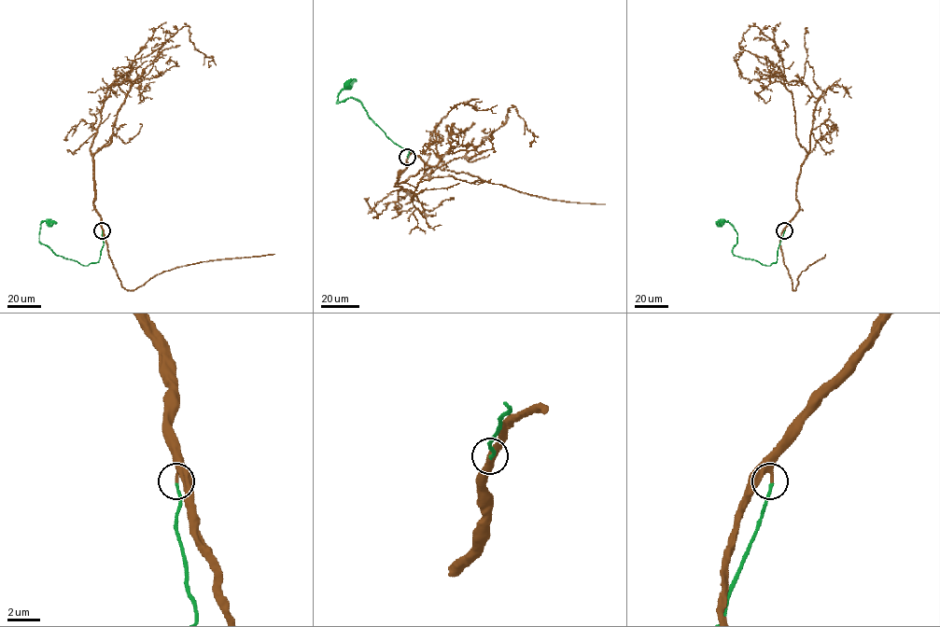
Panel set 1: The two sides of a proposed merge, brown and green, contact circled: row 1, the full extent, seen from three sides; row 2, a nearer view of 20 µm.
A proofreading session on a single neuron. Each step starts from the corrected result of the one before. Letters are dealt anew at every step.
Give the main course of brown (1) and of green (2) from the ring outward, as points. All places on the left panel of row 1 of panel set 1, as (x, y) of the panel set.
1: (102, 229), (93, 156), (110, 141), (132, 62), (189, 25), (195, 48), (213, 57), (210, 65)
2: (102, 230), (104, 244), (99, 261), (83, 265), (56, 255), (39, 241), (40, 224), (50, 223)

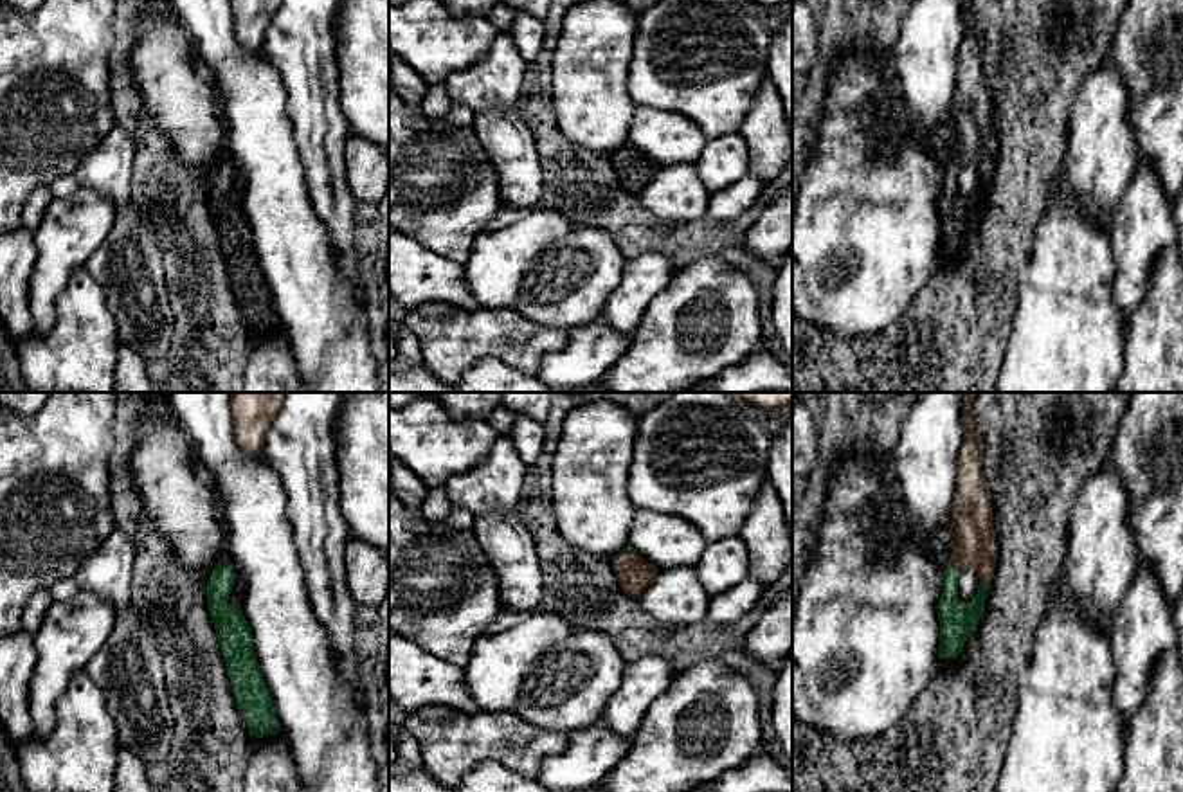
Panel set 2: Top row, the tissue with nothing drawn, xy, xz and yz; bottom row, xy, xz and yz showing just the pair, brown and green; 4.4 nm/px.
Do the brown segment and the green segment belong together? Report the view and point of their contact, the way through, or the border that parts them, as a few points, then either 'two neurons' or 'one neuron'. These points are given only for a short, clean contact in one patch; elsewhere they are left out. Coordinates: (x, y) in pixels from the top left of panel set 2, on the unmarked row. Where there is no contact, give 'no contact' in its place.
contact yz (951, 162); way yz (976, 146), (951, 162), (951, 211), (957, 218); one neuron

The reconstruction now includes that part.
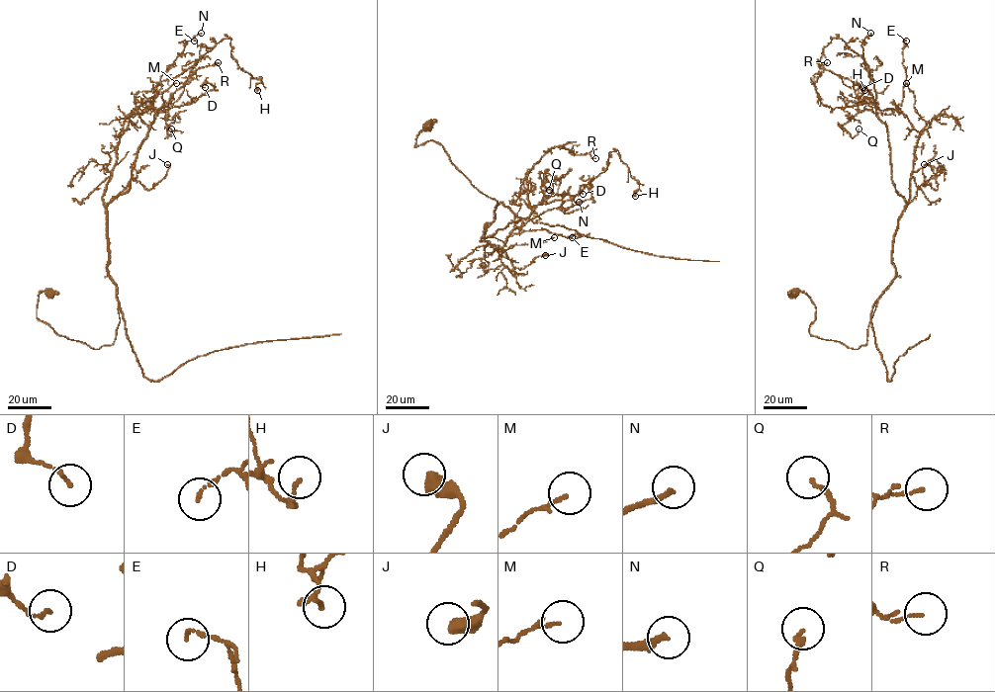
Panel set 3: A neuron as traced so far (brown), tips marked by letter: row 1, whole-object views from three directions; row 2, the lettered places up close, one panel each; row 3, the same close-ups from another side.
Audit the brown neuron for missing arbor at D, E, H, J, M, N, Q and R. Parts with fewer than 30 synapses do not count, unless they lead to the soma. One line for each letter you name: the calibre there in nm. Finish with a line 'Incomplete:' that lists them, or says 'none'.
Incomplete: none

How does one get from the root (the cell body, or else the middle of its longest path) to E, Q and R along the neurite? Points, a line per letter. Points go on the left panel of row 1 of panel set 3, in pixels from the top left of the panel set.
E: (51, 294), (39, 296), (40, 320), (94, 349), (113, 344), (104, 190), (129, 117), (183, 93), (194, 41)
Q: (51, 294), (40, 320), (113, 344), (107, 206), (162, 110), (171, 129)
R: (51, 294), (40, 320), (113, 344), (107, 206), (129, 188), (150, 102), (218, 62)

